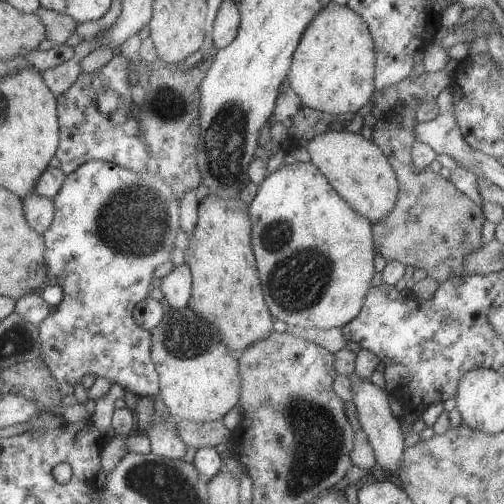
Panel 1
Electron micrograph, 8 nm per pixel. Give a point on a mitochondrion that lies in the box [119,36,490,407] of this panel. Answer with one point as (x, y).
(298, 278)

